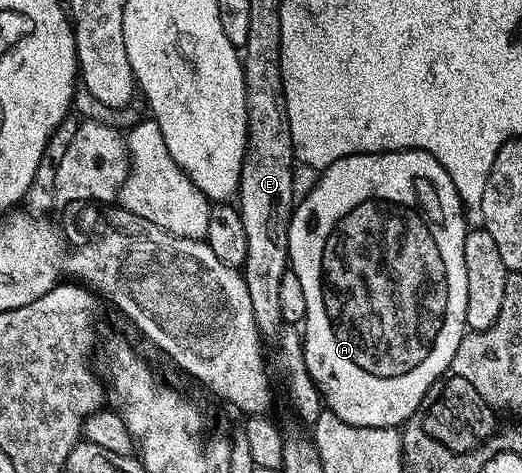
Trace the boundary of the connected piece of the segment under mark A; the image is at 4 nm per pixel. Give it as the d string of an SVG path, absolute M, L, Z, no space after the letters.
M405 149L399 153L352 155L321 170L319 177L322 178L311 187L310 194L295 204L288 227L288 265L296 279L300 279L300 287L304 287L304 300L308 303L304 332L301 334L306 360L305 374L314 381L325 408L344 419L344 423L352 423L356 427L401 427L414 414L416 407L420 407L432 383L436 383L436 379L445 371L448 363L452 363L456 347L460 347L462 338L468 332L468 271L464 271L464 239L468 232L468 217L448 171L444 171L444 167L436 163L431 153L419 149Z

